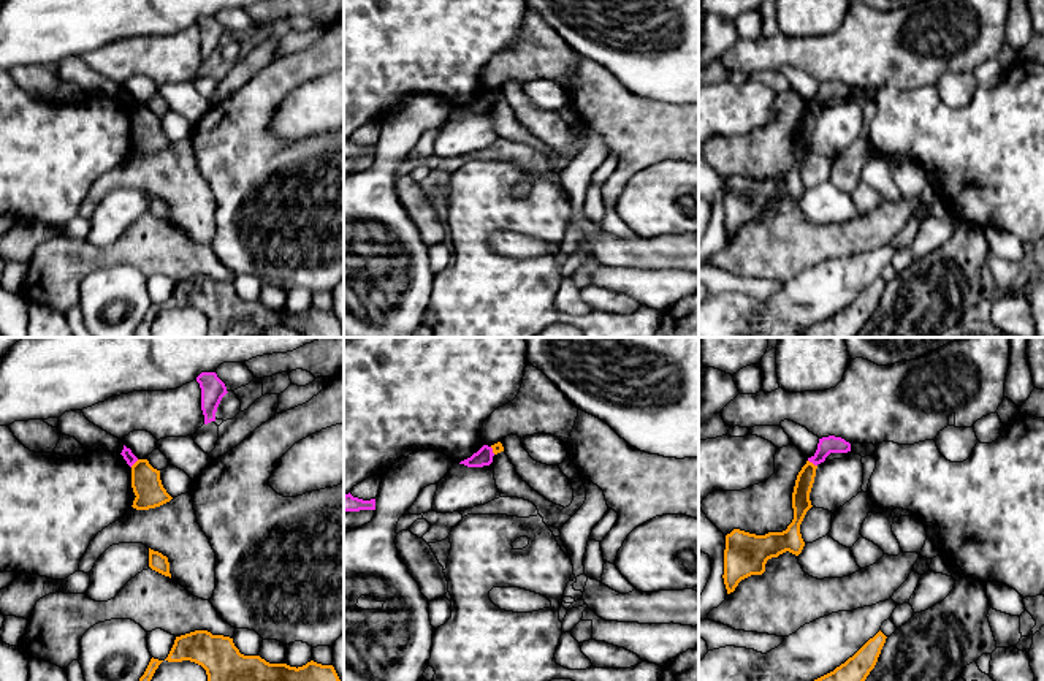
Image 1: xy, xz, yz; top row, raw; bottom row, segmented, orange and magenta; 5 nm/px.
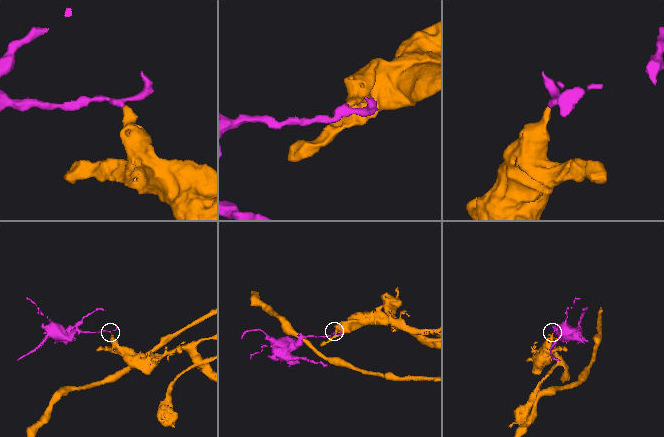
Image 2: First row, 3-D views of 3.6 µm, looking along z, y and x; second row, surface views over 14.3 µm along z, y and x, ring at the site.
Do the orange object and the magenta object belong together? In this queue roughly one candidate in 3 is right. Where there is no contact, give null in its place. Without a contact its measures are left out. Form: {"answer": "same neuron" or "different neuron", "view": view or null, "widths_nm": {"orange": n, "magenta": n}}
{"answer": "different neuron", "view": "yz", "widths_nm": {"orange": 100, "magenta": 90}}

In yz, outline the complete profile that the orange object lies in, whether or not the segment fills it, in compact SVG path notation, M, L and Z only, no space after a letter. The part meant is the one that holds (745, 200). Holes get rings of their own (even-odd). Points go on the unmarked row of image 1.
M806 106L797 120L792 138L794 165L786 176L756 181L733 174L726 181L722 223L727 239L733 238L741 225L751 220L762 220L768 204L778 203L786 196L795 201L802 198L805 187L800 179L800 169L806 157L813 152L810 138L816 114L817 111Z

